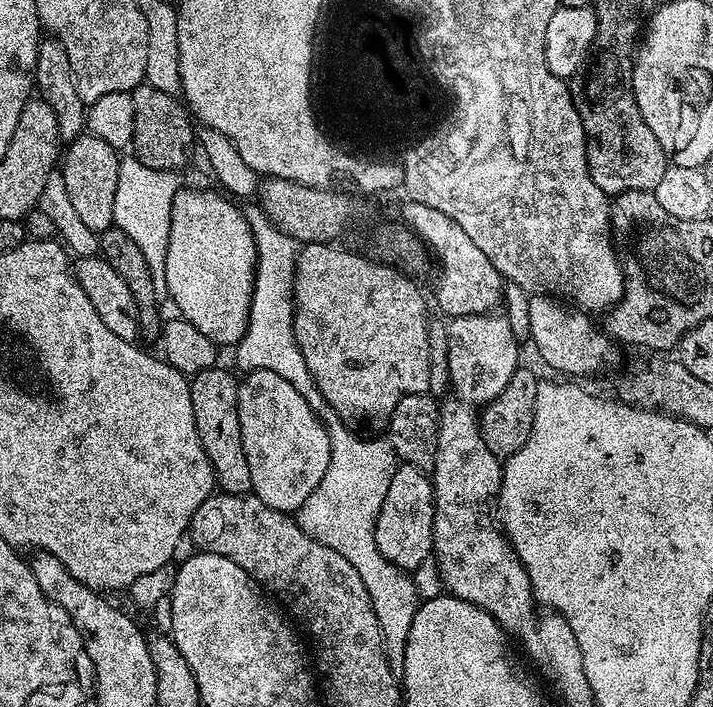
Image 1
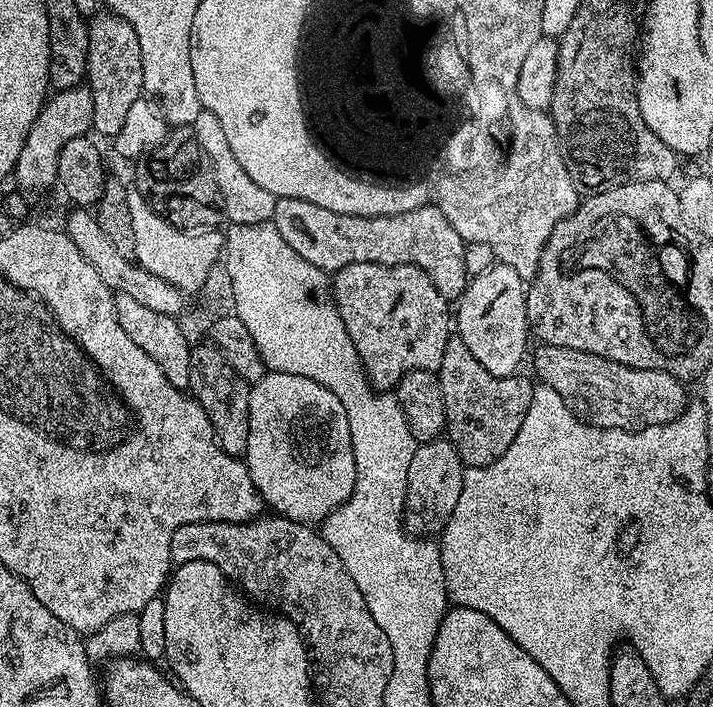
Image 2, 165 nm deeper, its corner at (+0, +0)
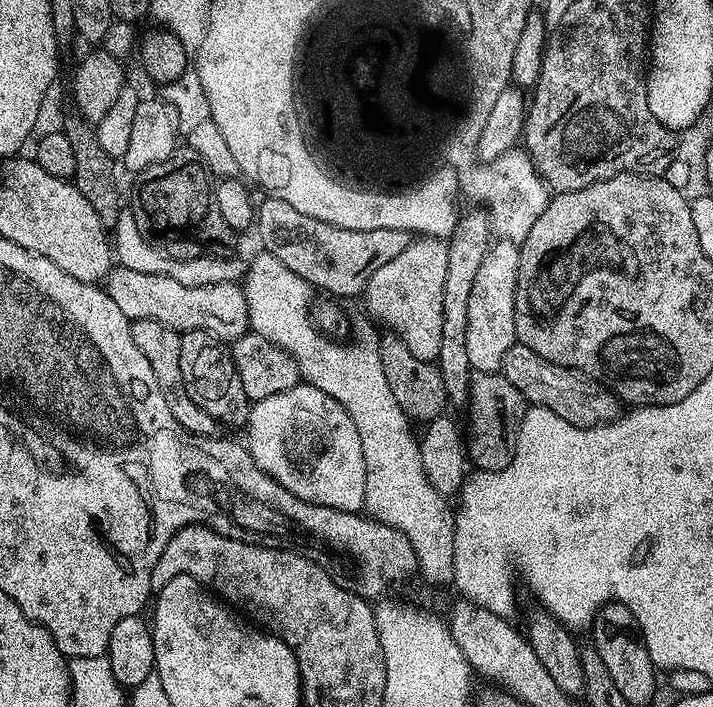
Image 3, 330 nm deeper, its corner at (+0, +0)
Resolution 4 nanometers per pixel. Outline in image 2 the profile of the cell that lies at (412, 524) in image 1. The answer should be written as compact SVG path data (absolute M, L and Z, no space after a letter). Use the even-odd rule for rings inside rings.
M437 438L417 443L414 458L410 458L410 474L406 482L406 498L402 517L404 527L409 533L443 533L450 514L454 514L454 506L458 506L458 494L462 494L465 467L466 465L460 461L458 450L452 445L451 440Z

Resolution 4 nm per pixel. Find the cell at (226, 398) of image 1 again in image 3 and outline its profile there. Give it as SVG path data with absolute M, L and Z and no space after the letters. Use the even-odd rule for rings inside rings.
M200 328L183 333L180 345L182 382L186 394L190 394L192 401L202 410L206 410L206 414L210 414L217 425L229 424L232 428L243 429L248 423L250 401L246 390L242 390L242 378L238 378L231 351L217 336L203 332Z

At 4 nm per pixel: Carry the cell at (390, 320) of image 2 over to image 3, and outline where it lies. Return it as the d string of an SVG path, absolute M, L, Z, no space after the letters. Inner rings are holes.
M434 236L413 239L398 258L390 258L386 266L378 266L364 286L362 301L373 316L371 319L377 325L385 324L391 335L406 342L414 358L435 361L438 346L442 346L442 289L446 282L447 249L447 243Z

